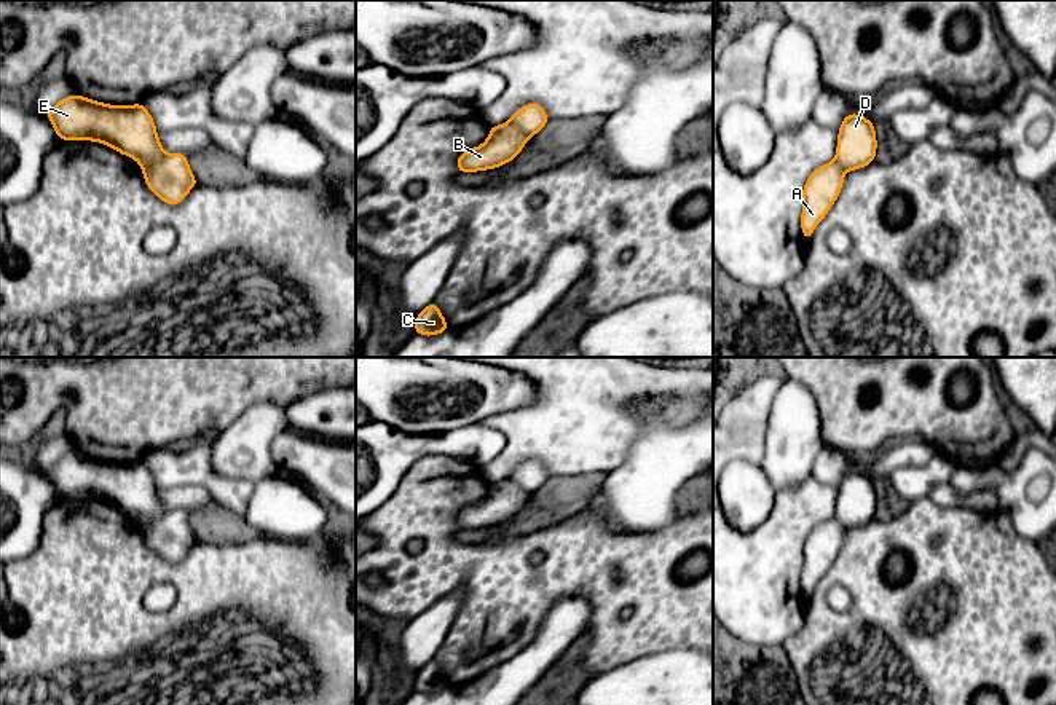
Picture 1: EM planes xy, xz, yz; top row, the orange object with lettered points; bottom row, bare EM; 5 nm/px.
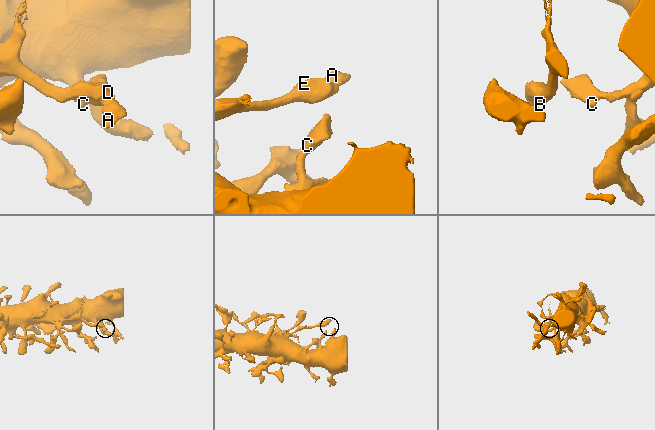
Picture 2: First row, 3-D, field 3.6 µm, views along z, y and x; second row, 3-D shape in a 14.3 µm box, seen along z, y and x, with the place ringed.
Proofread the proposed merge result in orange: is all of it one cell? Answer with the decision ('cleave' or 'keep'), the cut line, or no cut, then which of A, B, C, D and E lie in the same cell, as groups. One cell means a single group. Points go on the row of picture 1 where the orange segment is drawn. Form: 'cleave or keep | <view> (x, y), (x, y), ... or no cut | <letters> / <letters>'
cleave | xy (166, 155), (142, 169) | A / B C D E

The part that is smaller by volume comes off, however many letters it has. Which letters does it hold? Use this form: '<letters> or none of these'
A

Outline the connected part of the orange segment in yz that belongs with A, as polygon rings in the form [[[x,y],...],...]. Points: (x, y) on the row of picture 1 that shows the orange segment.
[[[833,160],[812,171],[807,177],[802,188],[801,212],[801,231],[804,241],[812,236],[817,225],[836,203],[844,185],[844,174],[845,171],[836,160]]]

